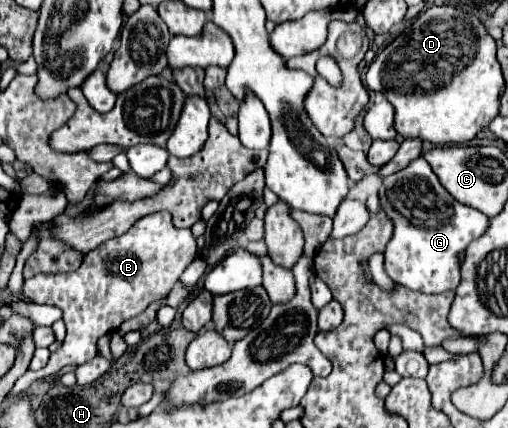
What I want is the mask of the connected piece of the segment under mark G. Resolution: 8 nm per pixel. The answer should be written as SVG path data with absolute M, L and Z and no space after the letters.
M424 157L414 159L406 169L382 179L380 187L380 205L388 219L394 223L394 233L390 243L386 245L386 257L384 257L384 271L386 275L412 291L420 293L442 293L442 291L454 291L460 283L460 255L466 251L466 247L482 237L486 233L490 219L480 213L474 207L458 203L438 181L436 173L428 165Z

